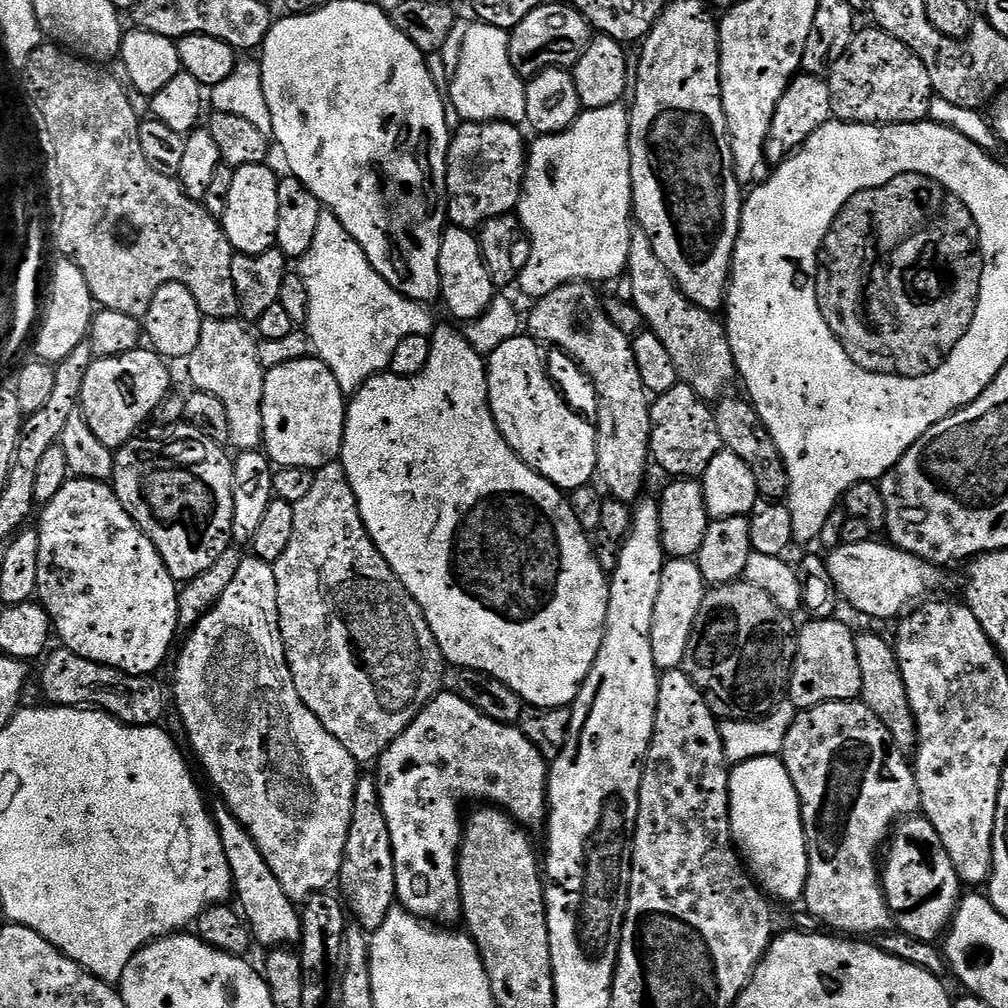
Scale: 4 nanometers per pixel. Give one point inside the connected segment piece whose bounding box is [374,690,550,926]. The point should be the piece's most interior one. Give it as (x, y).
(451, 752)

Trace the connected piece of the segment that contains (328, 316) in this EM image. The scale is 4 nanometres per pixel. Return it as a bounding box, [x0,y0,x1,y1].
[298,210,433,394]

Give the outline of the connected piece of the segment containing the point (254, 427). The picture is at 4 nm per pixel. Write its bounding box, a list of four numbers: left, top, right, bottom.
[186,319,266,453]

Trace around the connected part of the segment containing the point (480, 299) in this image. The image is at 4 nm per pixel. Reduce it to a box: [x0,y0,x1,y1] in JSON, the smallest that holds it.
[438,227,498,322]

